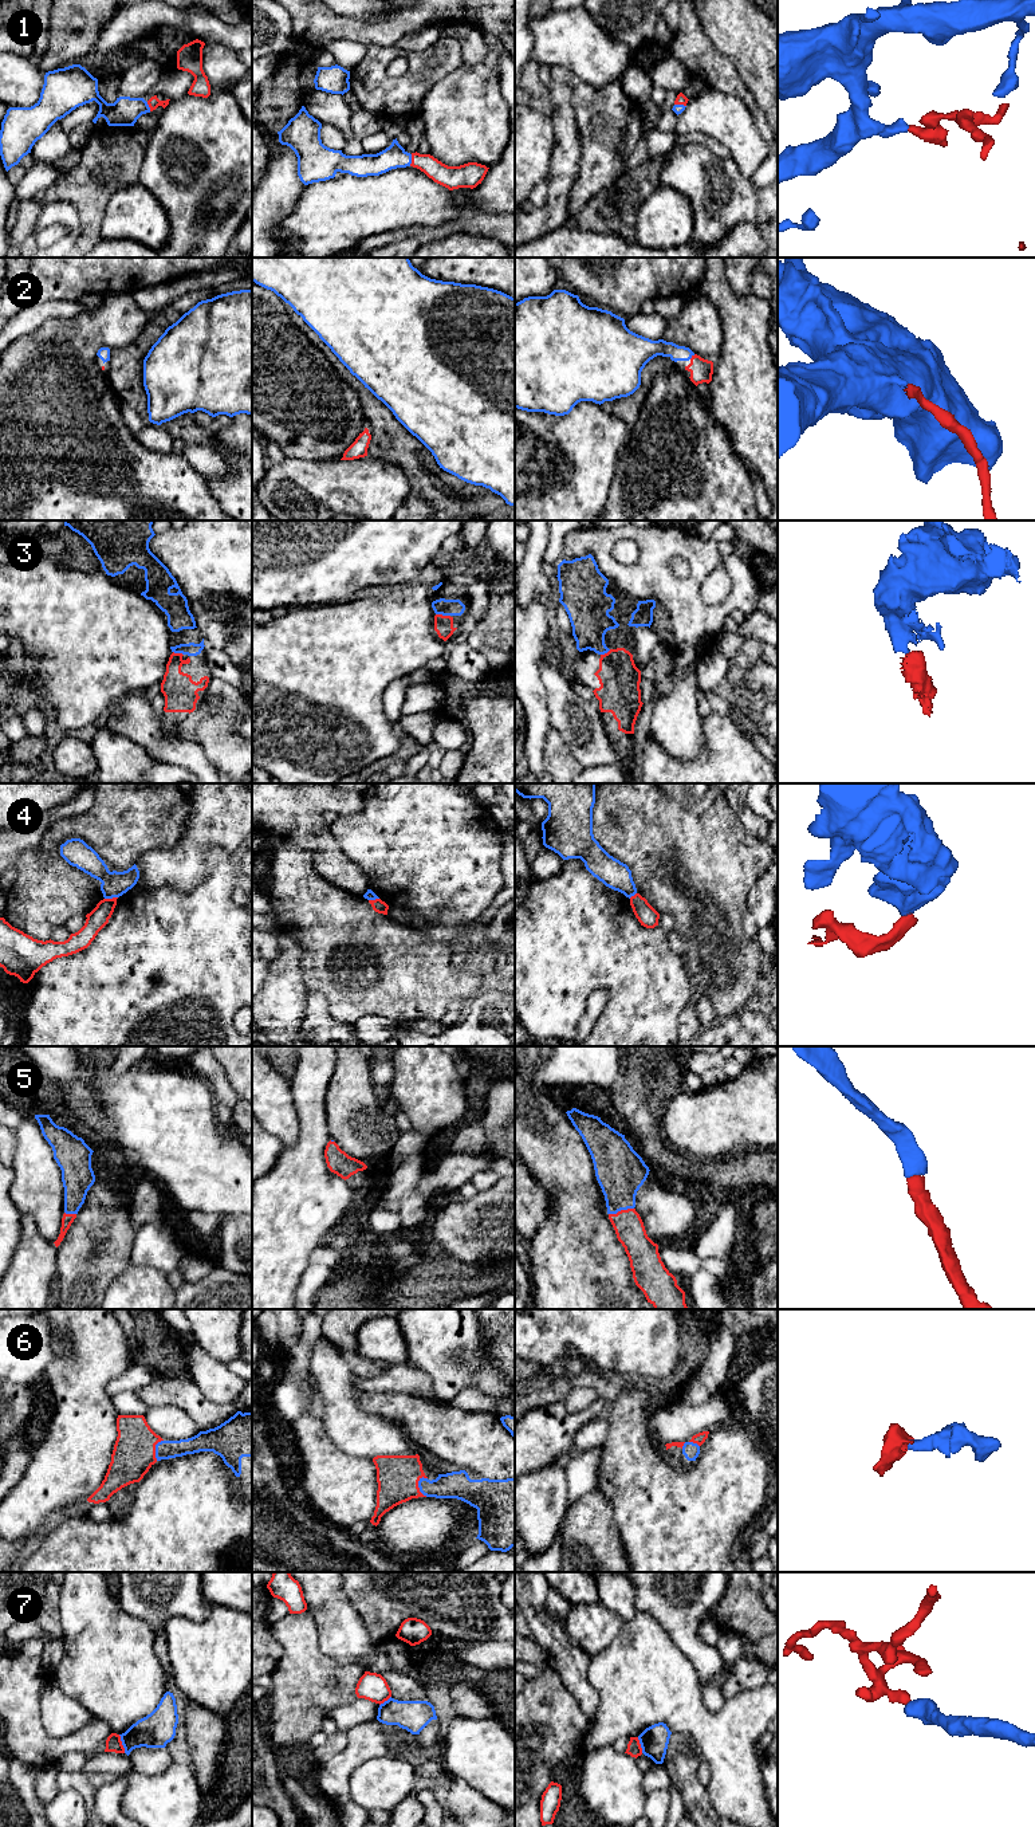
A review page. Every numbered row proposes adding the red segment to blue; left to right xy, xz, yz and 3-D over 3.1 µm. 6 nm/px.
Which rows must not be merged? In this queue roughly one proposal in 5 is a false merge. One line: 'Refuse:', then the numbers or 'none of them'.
Refuse: 4, 7

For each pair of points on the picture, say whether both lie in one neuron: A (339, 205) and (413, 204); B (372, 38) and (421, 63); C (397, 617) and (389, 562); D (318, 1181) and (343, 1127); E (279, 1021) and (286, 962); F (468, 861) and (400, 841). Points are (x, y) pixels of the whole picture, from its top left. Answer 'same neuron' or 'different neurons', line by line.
A: same neuron
B: different neurons
C: different neurons
D: different neurons
E: same neuron
F: same neuron

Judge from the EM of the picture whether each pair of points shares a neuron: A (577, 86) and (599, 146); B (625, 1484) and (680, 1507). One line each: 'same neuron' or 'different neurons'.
A: same neuron
B: same neuron

